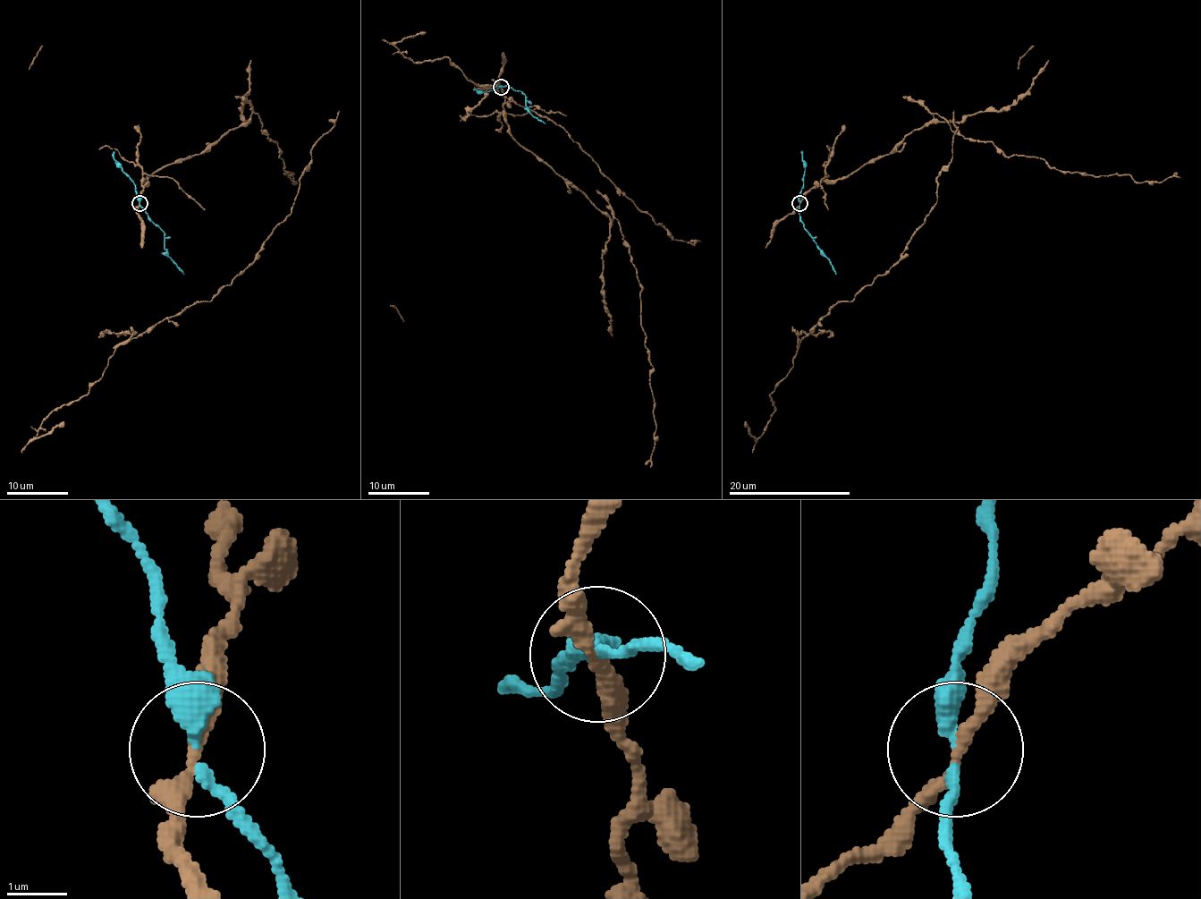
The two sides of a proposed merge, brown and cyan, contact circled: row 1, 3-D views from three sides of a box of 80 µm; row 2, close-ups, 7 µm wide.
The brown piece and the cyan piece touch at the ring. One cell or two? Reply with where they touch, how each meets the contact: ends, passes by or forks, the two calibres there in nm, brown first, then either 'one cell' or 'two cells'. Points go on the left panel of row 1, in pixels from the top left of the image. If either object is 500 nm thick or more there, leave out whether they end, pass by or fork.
place (139, 203); brown passes by; cyan passes by; calibres 220 and 280 nm; two cells

